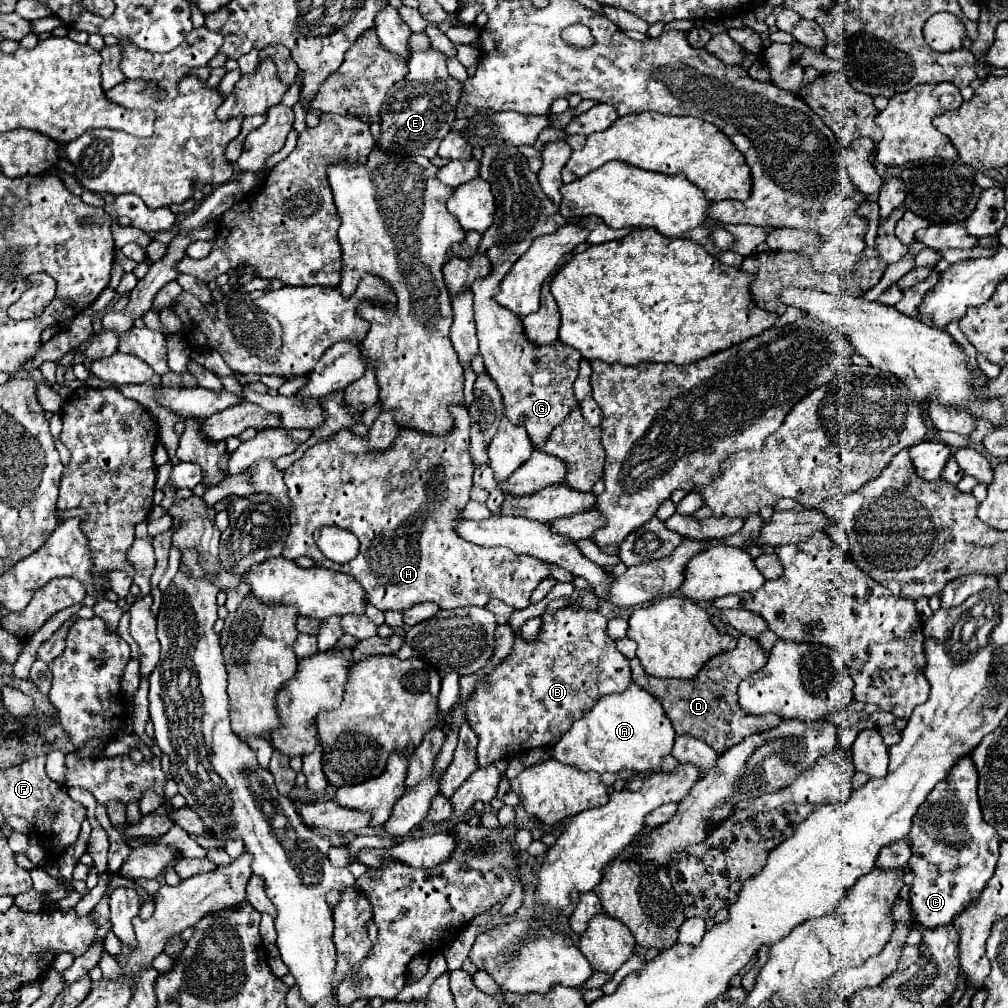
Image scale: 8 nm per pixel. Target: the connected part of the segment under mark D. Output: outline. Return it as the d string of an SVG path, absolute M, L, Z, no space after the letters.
M741 635L737 639L737 647L733 651L713 657L703 667L703 671L699 673L697 679L651 677L645 673L645 669L639 665L637 659L631 659L631 671L633 671L633 681L641 689L645 689L647 693L657 697L665 715L671 719L671 725L677 735L689 733L689 735L705 741L717 753L723 753L729 747L743 741L745 737L749 737L753 733L761 733L763 729L777 727L777 723L779 723L779 717L775 717L773 713L767 713L767 715L743 713L743 709L739 707L739 701L737 701L739 683L745 677L749 677L751 673L763 669L765 663L767 663L767 653L763 653L759 643L747 635Z

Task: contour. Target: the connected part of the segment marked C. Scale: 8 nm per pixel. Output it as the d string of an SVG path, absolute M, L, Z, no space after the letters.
M963 757L963 761L951 769L951 777L935 785L927 801L919 807L919 813L915 813L907 839L913 853L907 869L915 875L911 909L921 927L935 929L949 925L957 913L979 897L999 859L1001 837L983 819L977 797L977 769L971 757Z

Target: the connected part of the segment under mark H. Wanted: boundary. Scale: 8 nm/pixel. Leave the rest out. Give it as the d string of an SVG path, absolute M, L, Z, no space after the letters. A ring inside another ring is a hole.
M455 405L451 407L451 413L455 417L455 431L451 435L435 437L427 433L417 433L413 429L401 429L393 447L383 453L367 451L367 441L347 429L341 429L337 435L333 435L331 441L321 441L307 449L307 453L285 471L285 485L291 499L291 533L285 541L281 555L291 561L301 555L307 555L315 559L319 567L353 575L367 591L371 605L381 611L405 611L415 603L423 601L433 601L443 609L455 609L463 605L485 607L493 597L505 601L513 609L525 609L531 603L529 597L533 589L545 577L549 577L551 565L535 557L515 555L505 547L479 547L457 535L457 523L461 521L461 511L469 503L469 491L473 487L473 463L467 453L467 407ZM323 525L337 525L355 533L361 541L359 555L345 565L323 557L319 547L313 543L313 529Z

